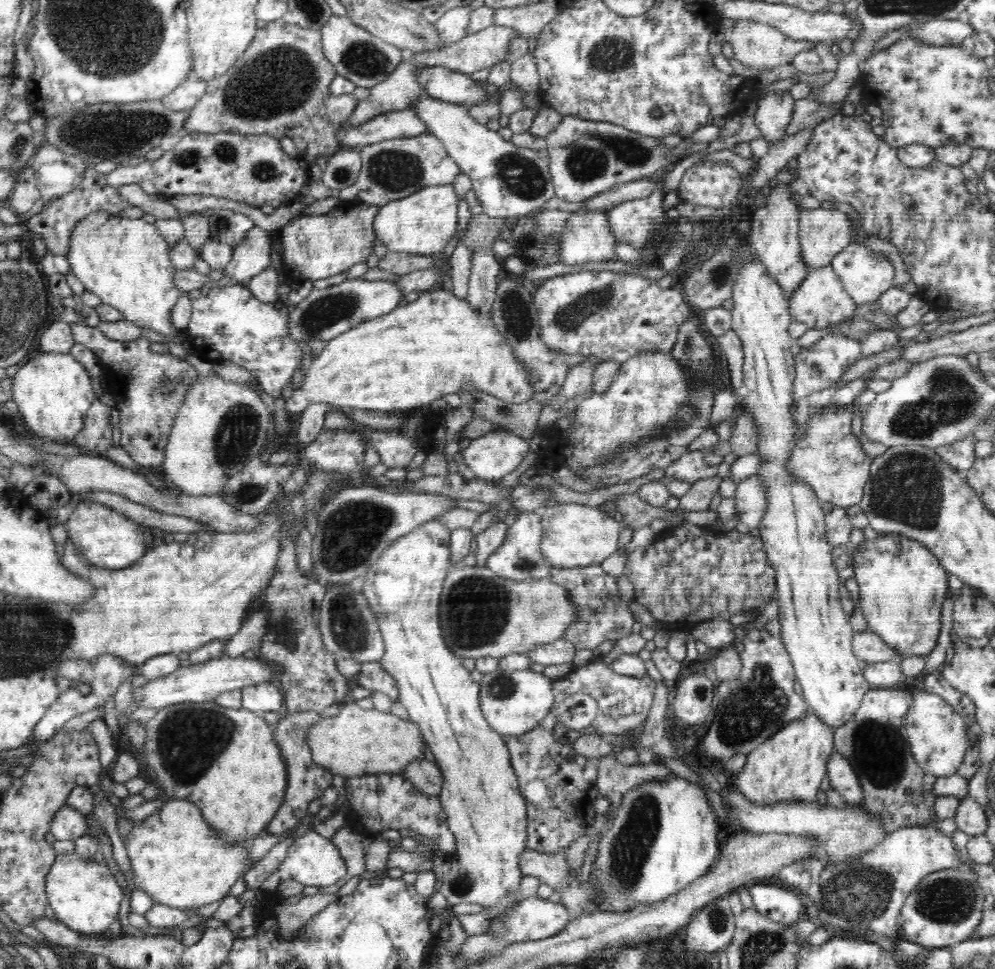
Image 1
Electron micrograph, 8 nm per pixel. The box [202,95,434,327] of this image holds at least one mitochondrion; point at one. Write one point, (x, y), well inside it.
(394, 171)

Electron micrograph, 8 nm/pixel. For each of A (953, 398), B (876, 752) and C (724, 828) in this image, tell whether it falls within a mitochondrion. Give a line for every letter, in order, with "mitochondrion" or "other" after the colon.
A: mitochondrion
B: mitochondrion
C: other

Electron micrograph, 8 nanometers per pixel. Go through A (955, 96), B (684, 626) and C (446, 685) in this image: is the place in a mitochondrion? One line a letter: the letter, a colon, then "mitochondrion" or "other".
A: other
B: other
C: other

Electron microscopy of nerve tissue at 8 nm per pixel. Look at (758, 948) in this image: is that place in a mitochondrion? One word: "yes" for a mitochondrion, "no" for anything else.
yes

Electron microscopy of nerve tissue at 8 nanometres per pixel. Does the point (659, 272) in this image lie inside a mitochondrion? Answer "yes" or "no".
no

